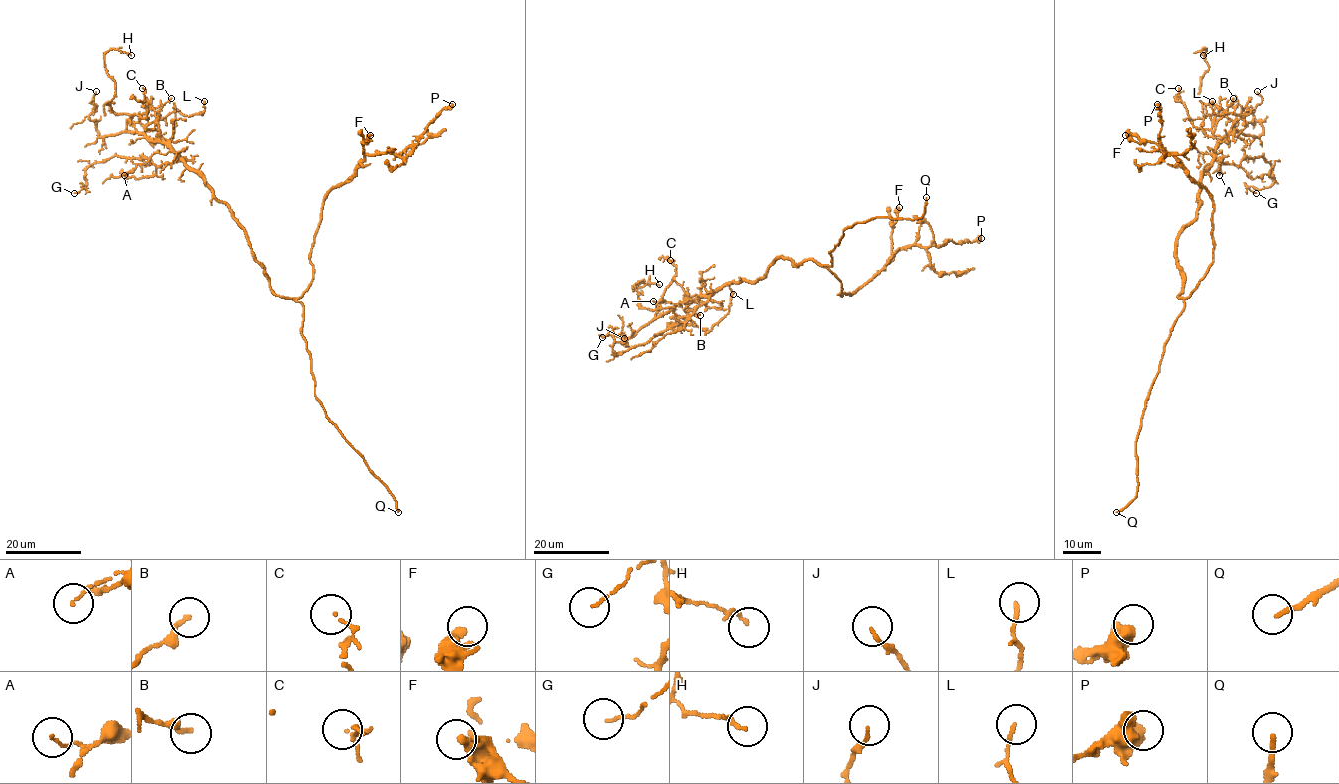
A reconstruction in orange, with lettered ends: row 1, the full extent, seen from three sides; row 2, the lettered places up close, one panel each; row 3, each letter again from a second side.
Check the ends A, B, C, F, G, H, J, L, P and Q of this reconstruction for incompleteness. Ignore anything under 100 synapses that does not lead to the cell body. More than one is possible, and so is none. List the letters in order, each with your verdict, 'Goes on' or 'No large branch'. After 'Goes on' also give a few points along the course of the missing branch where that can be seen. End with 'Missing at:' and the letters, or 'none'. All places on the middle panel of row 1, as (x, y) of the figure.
A: No large branch
B: No large branch
C: No large branch
F: No large branch
G: No large branch
H: No large branch
J: No large branch
L: No large branch
P: No large branch
Q: Goes on. Course of what is missing: (926, 197), (936, 187), (936, 179)
Missing at: Q

